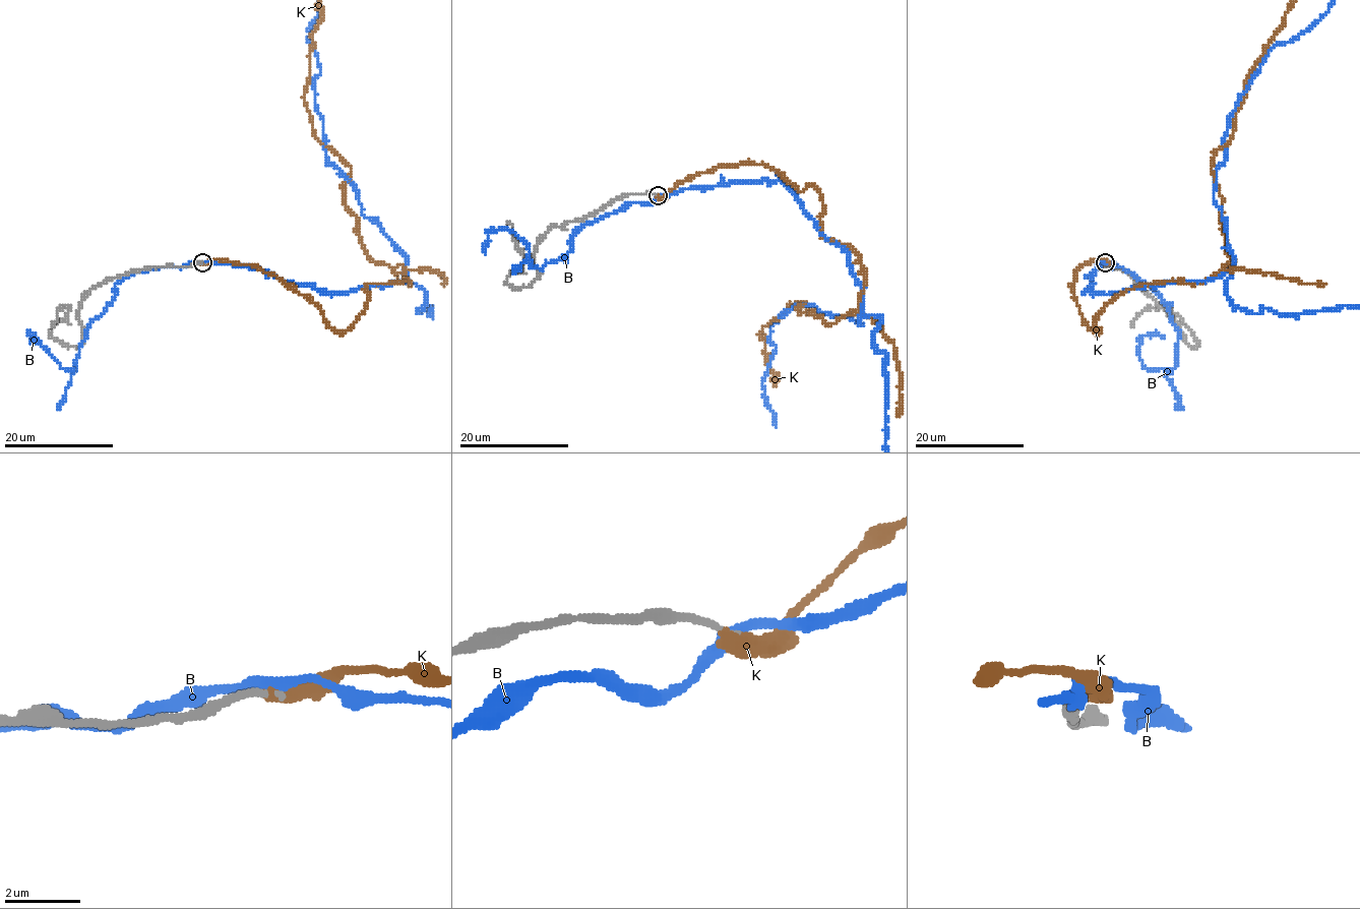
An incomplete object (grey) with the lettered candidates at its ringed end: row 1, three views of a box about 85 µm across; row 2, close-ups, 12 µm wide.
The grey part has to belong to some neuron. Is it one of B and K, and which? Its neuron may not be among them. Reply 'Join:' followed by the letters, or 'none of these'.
Join: K

